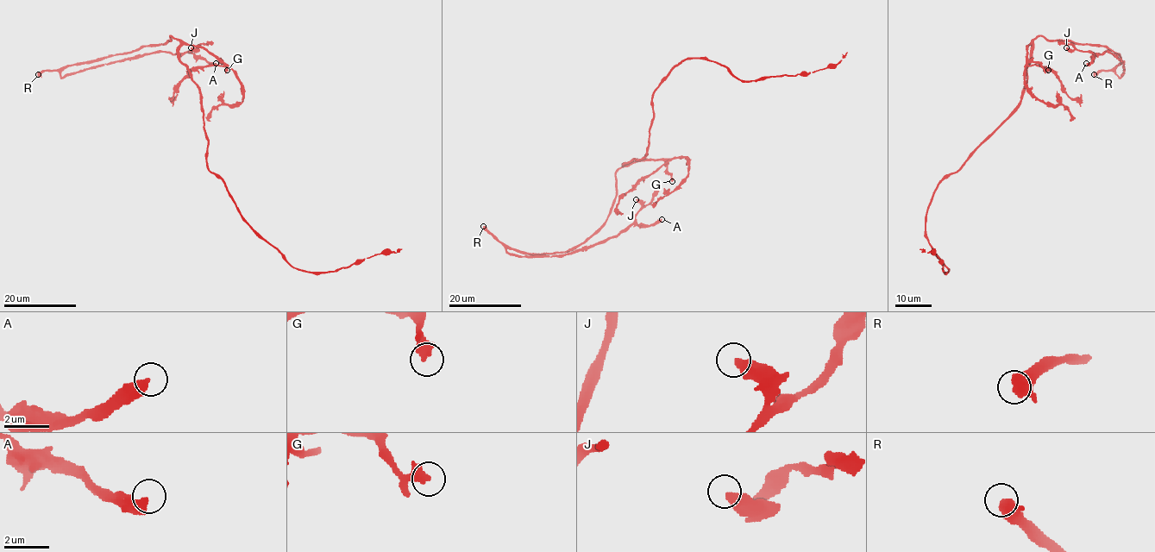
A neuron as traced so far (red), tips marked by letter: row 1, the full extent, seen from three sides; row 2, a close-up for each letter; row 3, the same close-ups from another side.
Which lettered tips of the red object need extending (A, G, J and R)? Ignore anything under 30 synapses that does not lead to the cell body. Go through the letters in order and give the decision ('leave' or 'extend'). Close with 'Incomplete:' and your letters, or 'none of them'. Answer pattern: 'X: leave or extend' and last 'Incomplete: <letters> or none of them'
A: leave
G: leave
J: leave
R: extend
Incomplete: R

